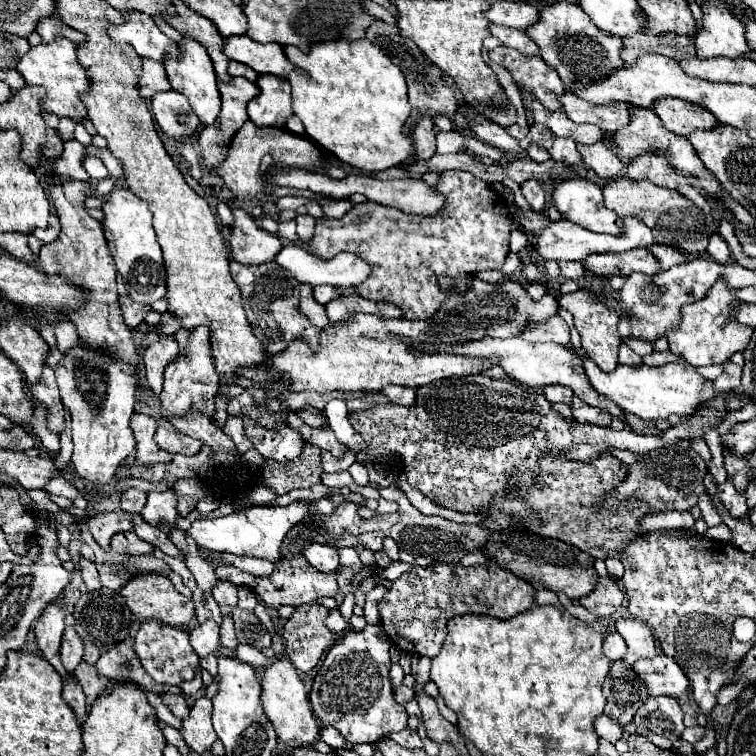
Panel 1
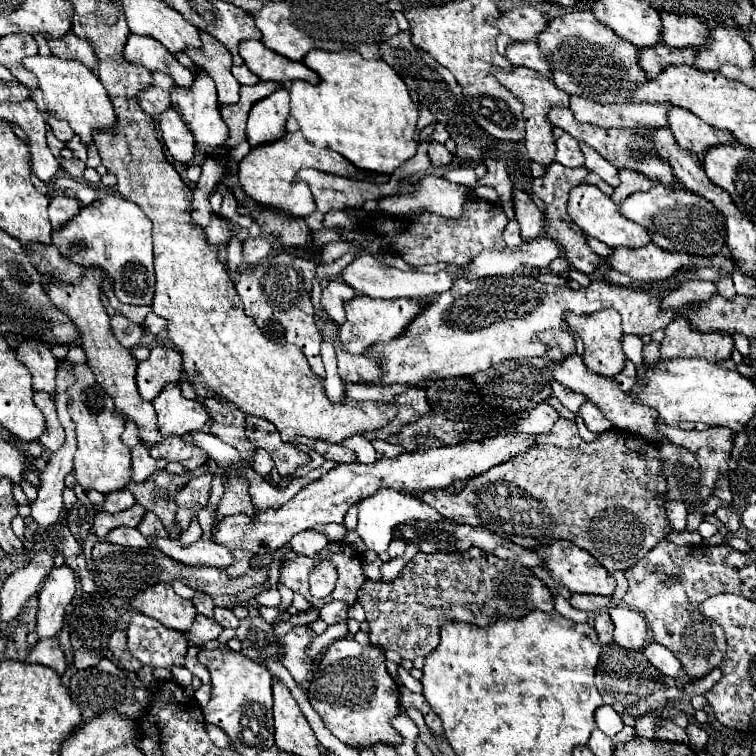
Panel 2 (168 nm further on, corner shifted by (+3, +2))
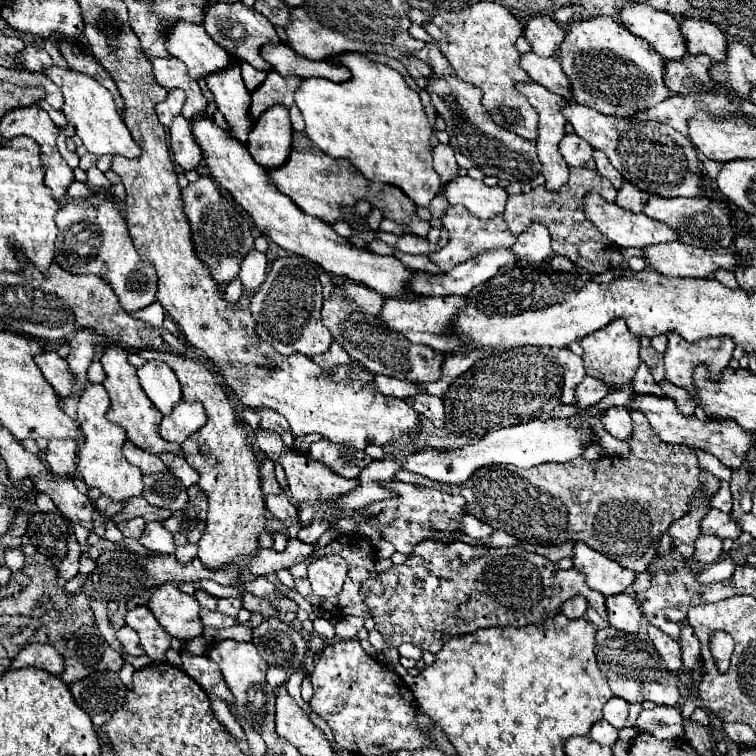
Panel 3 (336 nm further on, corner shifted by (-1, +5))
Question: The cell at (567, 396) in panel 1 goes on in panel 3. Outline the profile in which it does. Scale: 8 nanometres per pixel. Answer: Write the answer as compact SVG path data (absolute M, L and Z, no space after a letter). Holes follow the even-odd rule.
M585 377L577 387L575 387L575 397L577 397L577 407L579 409L589 409L593 405L597 405L605 395L607 389L611 389L607 383L593 379L593 377Z

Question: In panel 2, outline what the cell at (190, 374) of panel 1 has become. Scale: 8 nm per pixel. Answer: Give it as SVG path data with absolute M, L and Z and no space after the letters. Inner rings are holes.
M169 384L153 400L157 412L157 426L163 436L183 436L201 430L207 422L207 412L197 400L181 396L179 384Z

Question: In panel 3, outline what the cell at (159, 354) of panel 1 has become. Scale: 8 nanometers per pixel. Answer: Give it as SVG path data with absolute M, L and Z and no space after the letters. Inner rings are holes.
M151 359L141 369L137 369L137 375L145 395L163 415L167 415L173 405L181 399L179 379L171 371L171 367L165 365L165 361Z

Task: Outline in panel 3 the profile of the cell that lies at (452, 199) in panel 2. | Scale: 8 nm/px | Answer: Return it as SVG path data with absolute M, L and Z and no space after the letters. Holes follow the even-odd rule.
M469 175L457 177L441 187L441 193L449 205L463 205L471 215L479 219L491 219L505 211L507 191L499 185L487 187L481 179L471 179Z

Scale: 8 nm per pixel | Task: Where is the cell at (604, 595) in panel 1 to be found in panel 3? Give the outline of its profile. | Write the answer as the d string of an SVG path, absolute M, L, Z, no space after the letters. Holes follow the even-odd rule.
M575 595L575 597L571 597L571 599L567 599L567 601L563 603L561 613L567 615L567 617L575 617L575 619L579 619L579 617L585 615L587 607L589 607L587 599L585 599L583 595Z

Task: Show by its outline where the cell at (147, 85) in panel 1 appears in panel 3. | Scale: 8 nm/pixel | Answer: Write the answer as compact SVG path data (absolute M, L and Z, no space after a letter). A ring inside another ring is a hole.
M171 89L169 95L167 95L167 99L155 107L159 123L165 125L165 127L169 127L171 121L173 121L173 117L181 113L183 101L185 101L185 93L181 89Z

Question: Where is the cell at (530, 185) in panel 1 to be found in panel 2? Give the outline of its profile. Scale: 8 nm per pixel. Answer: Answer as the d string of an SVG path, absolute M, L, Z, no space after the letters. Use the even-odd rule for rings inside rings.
M515 190L513 206L515 206L515 218L521 226L523 242L545 236L545 232L543 232L543 212L529 200L529 196L525 192Z

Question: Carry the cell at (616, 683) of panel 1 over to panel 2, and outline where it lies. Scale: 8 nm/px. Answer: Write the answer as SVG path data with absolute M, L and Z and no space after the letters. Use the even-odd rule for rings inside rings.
M615 642L601 648L595 682L597 682L599 694L603 696L603 702L613 706L617 714L641 716L649 710L663 708L663 704L669 704L681 698L681 692L675 680L669 676L663 676L657 668L653 668L653 664L649 664L649 660L643 656L641 650L631 652L631 650L619 648Z

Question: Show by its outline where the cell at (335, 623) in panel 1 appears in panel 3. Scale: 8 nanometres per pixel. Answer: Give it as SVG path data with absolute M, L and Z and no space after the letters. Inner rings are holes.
M315 619L313 621L313 631L325 639L333 639L335 637L335 631L333 631L333 625L327 621L327 619Z

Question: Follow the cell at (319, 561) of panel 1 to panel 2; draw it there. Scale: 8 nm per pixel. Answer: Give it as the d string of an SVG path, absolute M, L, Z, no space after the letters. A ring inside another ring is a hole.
M299 532L299 536L295 536L295 540L291 540L291 548L297 552L297 554L303 554L303 556L315 556L319 550L323 550L327 546L327 538L319 532Z

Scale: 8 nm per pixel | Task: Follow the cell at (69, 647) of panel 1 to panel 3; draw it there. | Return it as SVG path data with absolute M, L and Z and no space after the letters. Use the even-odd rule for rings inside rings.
M29 643L27 647L21 649L21 653L11 663L13 669L29 667L29 665L45 669L53 675L59 675L65 667L61 653L53 645L47 645L47 643Z

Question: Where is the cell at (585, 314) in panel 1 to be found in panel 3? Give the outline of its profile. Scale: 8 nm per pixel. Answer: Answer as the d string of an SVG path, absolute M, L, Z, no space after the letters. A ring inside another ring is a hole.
M615 319L603 329L597 329L595 333L583 337L583 361L587 375L605 381L607 385L619 385L633 379L637 367L639 367L639 339L629 333L627 323L623 319Z

